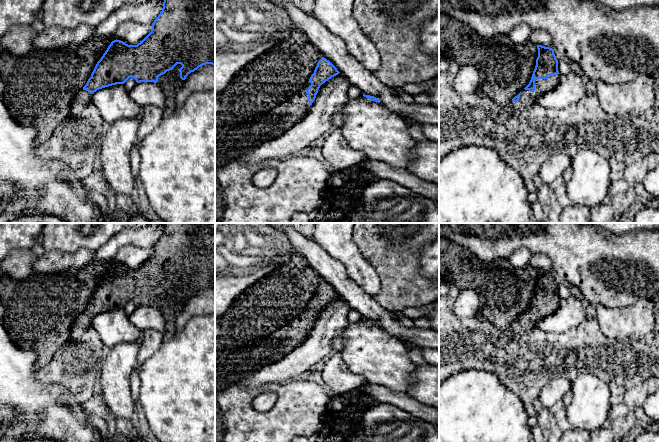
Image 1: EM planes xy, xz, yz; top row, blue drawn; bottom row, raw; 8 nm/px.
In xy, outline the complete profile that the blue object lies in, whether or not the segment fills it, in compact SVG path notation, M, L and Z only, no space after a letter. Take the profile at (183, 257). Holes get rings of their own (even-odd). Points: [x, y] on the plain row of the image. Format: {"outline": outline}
{"outline": "M164 223L162 235L152 247L151 256L140 267L128 269L117 263L111 266L97 286L86 309L75 320L70 333L70 340L79 339L91 327L92 318L99 313L124 308L131 301L137 307L157 307L159 300L172 294L177 288L182 289L179 293L182 304L185 304L191 296L203 289L215 289L215 223Z"}

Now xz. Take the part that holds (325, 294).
{"outline": "M322 281L303 312L267 338L252 345L215 350L215 393L237 384L264 366L272 365L300 345L320 310L340 296Z"}

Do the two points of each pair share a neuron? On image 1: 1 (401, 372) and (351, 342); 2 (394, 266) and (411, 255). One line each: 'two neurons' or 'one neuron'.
1: one neuron
2: one neuron

